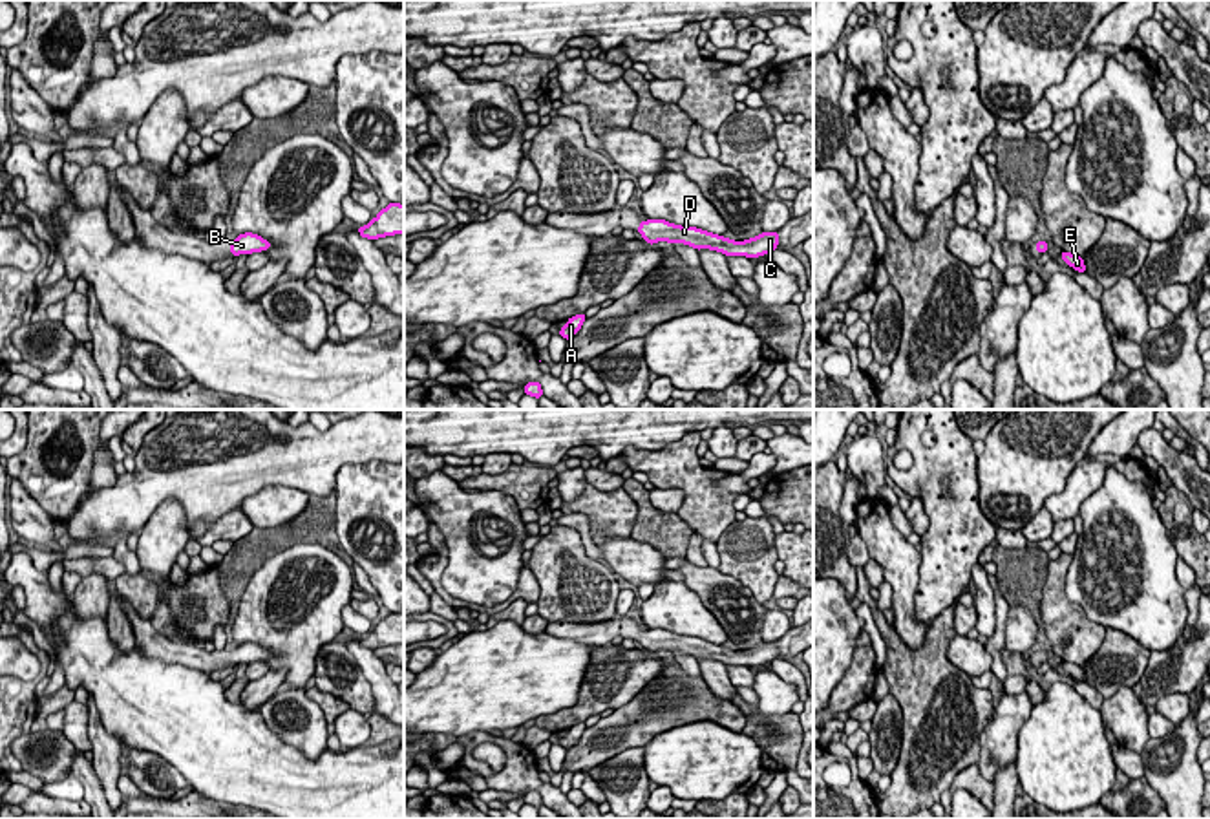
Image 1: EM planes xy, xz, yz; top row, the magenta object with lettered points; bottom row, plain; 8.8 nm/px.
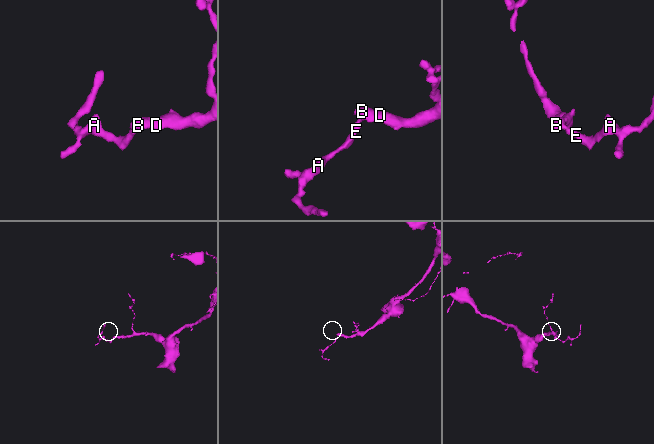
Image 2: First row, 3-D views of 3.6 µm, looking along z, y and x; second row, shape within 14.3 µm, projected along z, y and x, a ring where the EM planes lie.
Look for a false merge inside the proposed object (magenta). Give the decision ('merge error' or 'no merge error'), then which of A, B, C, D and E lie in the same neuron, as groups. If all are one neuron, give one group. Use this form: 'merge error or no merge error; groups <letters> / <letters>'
no merge error; groups A B C D E

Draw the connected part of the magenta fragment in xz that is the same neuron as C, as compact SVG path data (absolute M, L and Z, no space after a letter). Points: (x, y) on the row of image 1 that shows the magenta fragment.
M665 219L642 221L638 232L651 245L663 239L669 241L671 245L685 243L695 247L696 250L700 249L718 250L726 256L757 258L773 252L779 245L779 230L762 232L760 236L755 236L746 241L733 241L724 236L706 232L702 229L673 225Z

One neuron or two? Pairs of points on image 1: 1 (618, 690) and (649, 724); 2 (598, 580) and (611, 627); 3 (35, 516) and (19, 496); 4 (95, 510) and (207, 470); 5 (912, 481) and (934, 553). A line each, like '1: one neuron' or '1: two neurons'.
1: two neurons
2: two neurons
3: one neuron
4: one neuron
5: one neuron

